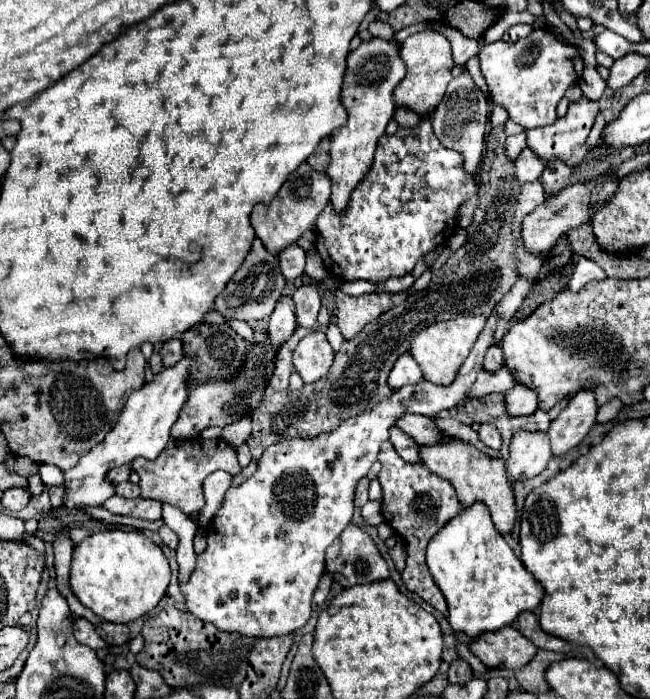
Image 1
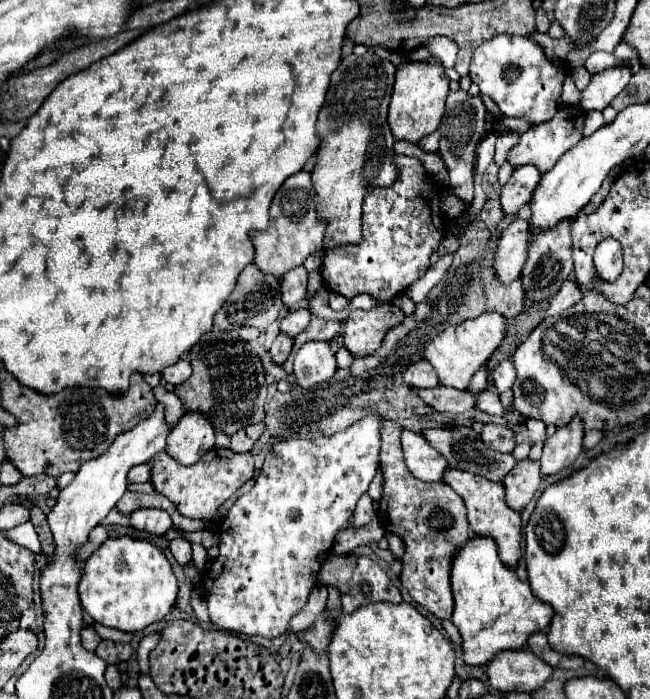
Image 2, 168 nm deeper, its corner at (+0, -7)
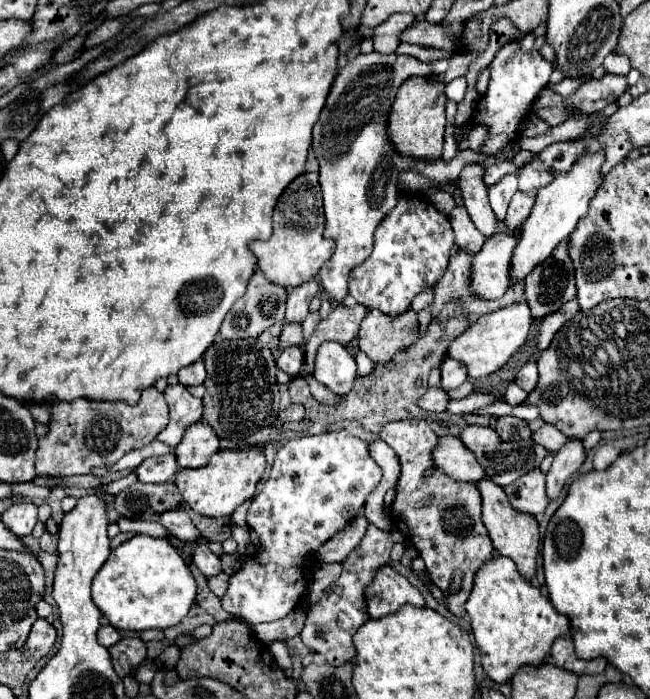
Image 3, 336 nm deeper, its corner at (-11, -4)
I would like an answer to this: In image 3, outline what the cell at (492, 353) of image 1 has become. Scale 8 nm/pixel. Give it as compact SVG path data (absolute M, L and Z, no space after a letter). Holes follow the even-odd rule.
M533 361L525 363L525 365L519 369L519 373L517 373L517 377L515 377L515 383L517 383L523 391L527 391L527 393L535 389L535 383L537 383L537 367L535 367Z

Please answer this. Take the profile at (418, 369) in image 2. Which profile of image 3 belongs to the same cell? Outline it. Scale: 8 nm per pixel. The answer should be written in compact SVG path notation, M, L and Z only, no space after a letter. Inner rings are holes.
M445 357L443 363L441 363L441 387L447 389L447 391L457 389L465 381L467 381L465 367L459 361Z

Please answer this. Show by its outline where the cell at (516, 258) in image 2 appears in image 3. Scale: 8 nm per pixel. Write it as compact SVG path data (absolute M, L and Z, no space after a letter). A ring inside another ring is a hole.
M505 231L487 239L473 259L473 291L483 299L501 297L511 285L511 255L519 243L519 231Z

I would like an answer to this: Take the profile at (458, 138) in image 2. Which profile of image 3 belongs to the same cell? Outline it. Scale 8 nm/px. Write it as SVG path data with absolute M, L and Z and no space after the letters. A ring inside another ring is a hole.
M479 163L467 165L459 175L459 189L471 221L485 237L491 237L497 233L497 219L489 205L489 185L483 181L483 171L485 167Z

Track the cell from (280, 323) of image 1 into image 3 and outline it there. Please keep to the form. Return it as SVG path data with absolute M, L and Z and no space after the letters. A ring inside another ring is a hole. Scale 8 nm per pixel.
M299 345L283 349L281 355L277 357L277 365L291 377L297 377L301 371L301 365L303 365L303 349Z

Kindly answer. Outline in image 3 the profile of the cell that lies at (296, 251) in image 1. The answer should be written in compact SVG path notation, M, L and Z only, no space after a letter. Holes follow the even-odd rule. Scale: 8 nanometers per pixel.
M319 277L309 279L307 283L303 283L301 287L295 287L289 291L287 297L287 313L285 313L285 323L293 323L299 321L303 323L303 319L309 313L309 301L315 297L315 293L321 289L321 281Z

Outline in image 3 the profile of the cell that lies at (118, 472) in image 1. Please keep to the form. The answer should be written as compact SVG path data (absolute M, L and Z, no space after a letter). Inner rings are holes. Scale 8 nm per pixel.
M173 453L163 455L163 457L149 457L145 459L135 471L139 475L139 481L143 483L163 483L163 481L173 481L179 465Z

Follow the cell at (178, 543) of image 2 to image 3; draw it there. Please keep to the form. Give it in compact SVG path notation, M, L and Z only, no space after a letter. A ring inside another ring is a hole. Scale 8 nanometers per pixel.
M205 543L197 545L193 551L193 563L199 567L199 571L205 577L213 577L217 573L221 573L221 561L217 555L213 555Z

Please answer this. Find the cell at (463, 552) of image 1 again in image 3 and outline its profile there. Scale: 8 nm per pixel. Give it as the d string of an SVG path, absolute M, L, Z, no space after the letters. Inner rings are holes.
M495 555L475 575L473 591L465 603L471 619L475 643L481 651L481 665L495 683L505 683L521 665L539 665L549 655L551 643L569 633L571 625L565 615L559 615L541 589L519 575L509 557Z

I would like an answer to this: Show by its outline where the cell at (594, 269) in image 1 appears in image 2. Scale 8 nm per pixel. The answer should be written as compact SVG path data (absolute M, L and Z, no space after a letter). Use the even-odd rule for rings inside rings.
M566 280L566 282L562 284L560 292L552 298L552 302L550 302L546 314L548 314L548 316L552 316L552 314L560 314L560 312L572 308L574 304L578 304L580 298L582 298L582 292L580 292L578 284L576 284L574 280Z

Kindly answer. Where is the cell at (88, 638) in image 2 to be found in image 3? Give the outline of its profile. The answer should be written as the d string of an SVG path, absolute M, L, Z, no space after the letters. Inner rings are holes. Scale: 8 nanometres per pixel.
M133 535L111 551L109 559L93 579L93 603L113 625L101 627L97 631L97 641L103 647L111 647L121 639L117 629L143 631L177 625L191 609L195 591L197 585L187 563L167 539Z

